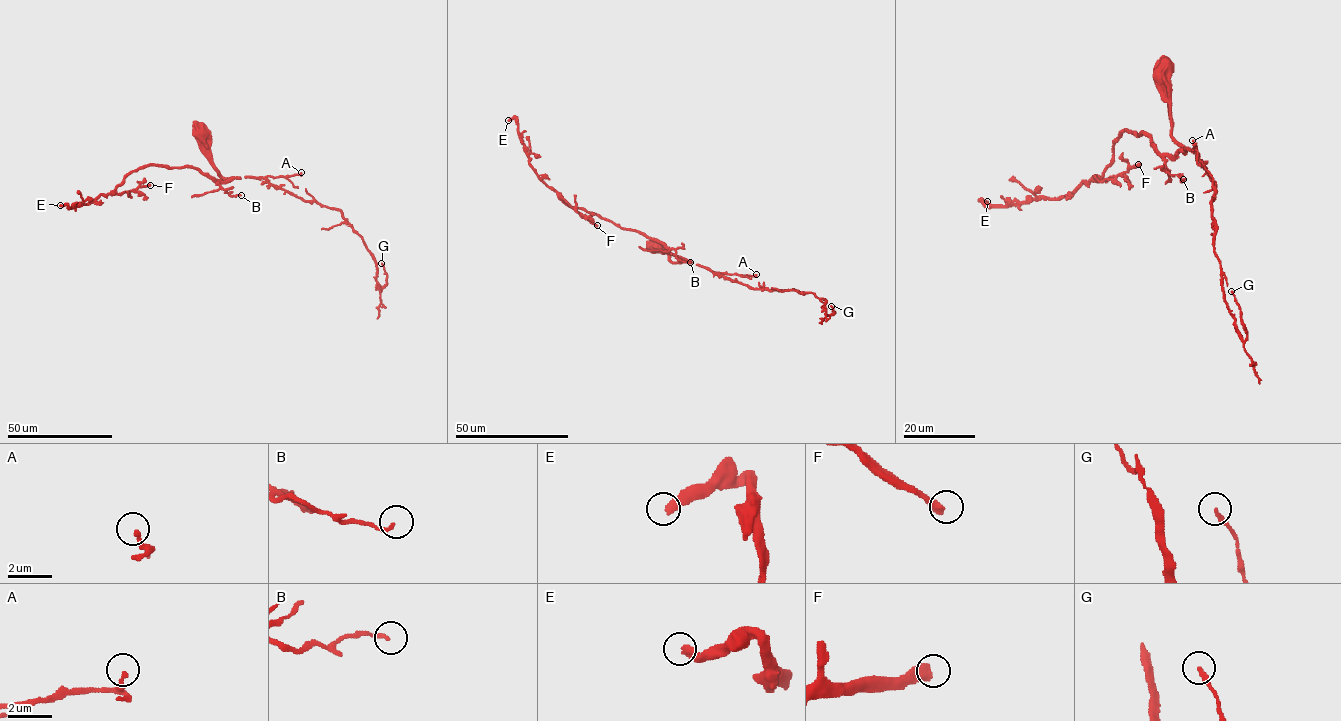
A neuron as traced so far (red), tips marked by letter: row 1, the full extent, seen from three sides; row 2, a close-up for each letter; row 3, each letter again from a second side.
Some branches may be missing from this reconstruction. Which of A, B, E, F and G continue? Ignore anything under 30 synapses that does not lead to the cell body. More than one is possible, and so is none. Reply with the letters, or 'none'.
E, F

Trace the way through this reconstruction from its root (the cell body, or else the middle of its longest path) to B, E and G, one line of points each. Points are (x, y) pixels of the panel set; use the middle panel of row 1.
B: (653, 247), (667, 252), (673, 262), (682, 259), (672, 255), (667, 248), (674, 249), (678, 260), (690, 262)
E: (653, 247), (667, 252), (673, 262), (682, 259), (648, 236), (569, 207), (529, 163), (517, 118), (508, 120)
G: (653, 247), (673, 262), (691, 261), (751, 288), (813, 293), (826, 301), (827, 315), (835, 312), (831, 306)

